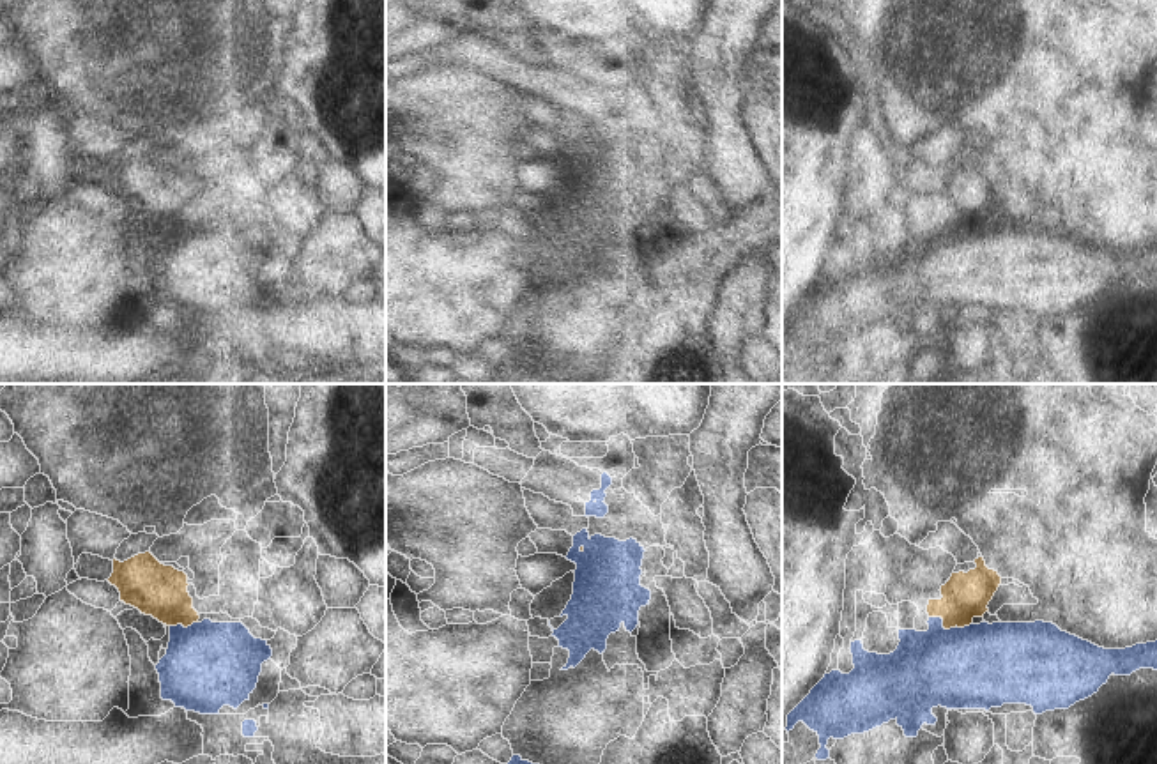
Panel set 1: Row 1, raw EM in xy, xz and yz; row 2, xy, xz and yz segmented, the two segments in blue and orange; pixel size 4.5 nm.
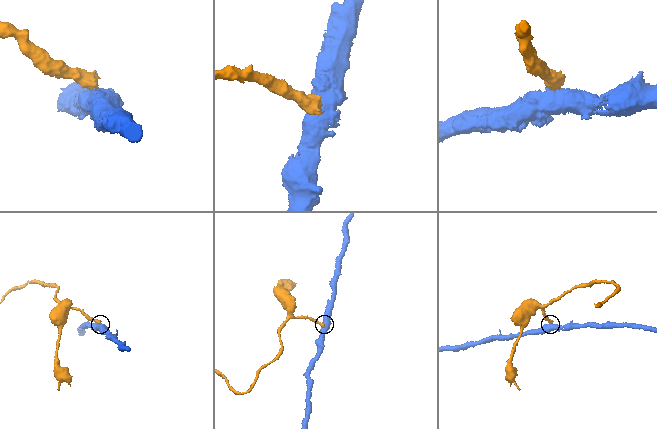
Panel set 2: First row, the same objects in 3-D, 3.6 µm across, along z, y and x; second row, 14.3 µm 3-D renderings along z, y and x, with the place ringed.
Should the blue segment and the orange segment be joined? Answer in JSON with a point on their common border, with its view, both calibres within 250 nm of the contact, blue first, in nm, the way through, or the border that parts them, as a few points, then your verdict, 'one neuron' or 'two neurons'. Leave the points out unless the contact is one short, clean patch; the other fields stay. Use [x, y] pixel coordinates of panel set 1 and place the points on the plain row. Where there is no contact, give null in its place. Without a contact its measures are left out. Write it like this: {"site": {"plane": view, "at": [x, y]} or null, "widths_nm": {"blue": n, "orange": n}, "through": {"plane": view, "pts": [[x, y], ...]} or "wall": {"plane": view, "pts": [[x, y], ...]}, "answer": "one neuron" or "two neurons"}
{"site": {"plane": "yz", "at": [950, 232]}, "widths_nm": {"blue": 380, "orange": 200}, "wall": {"plane": "yz", "pts": [[929, 220], [938, 220], [945, 232], [966, 230], [972, 225]]}, "answer": "two neurons"}

